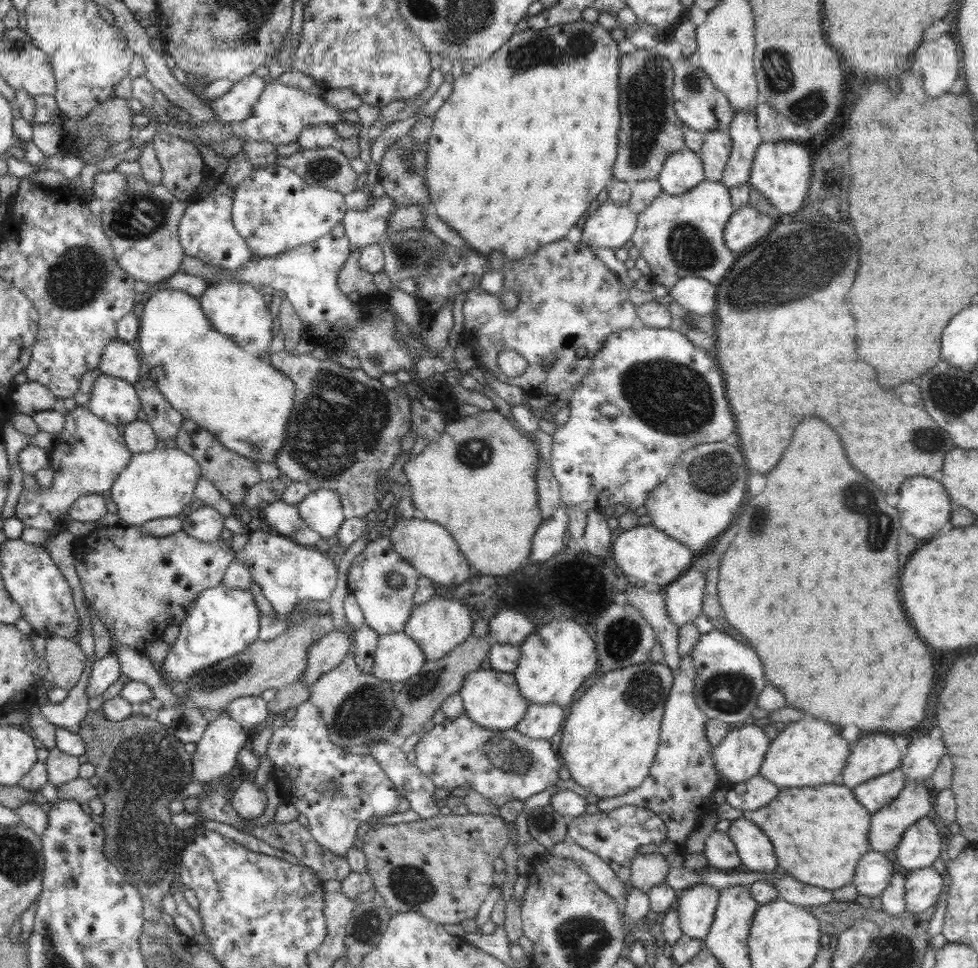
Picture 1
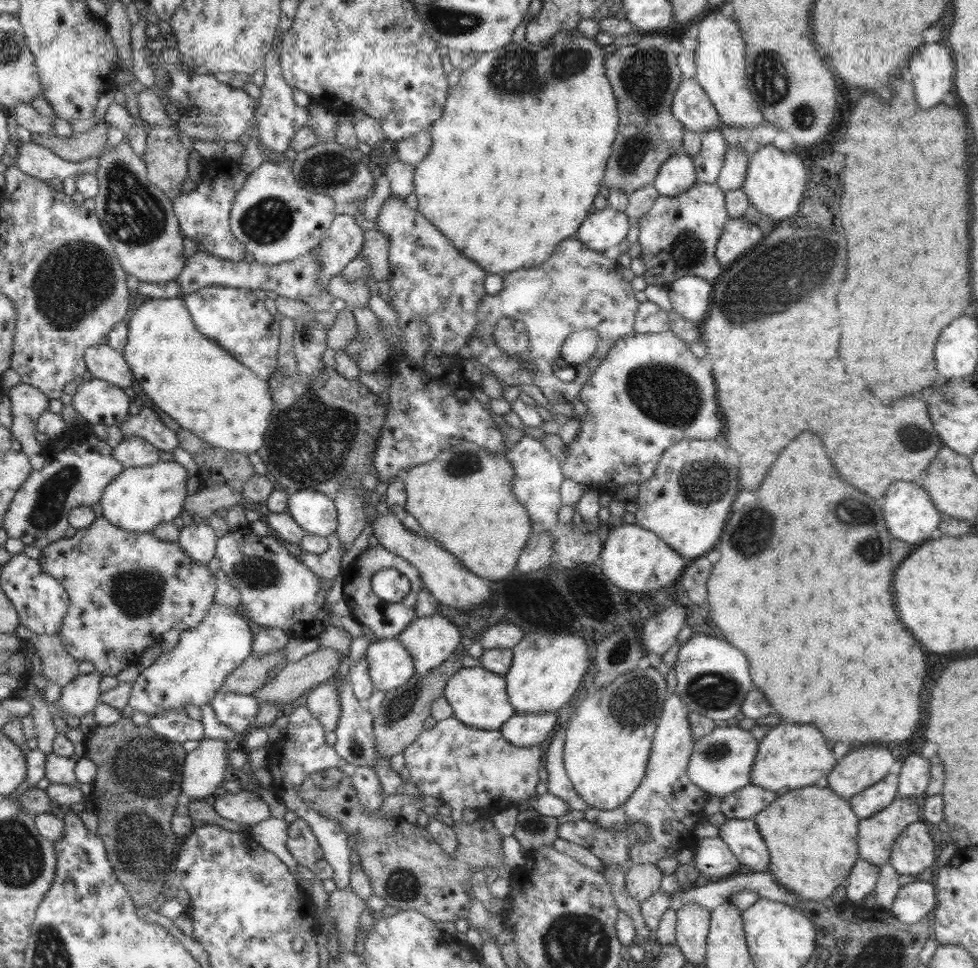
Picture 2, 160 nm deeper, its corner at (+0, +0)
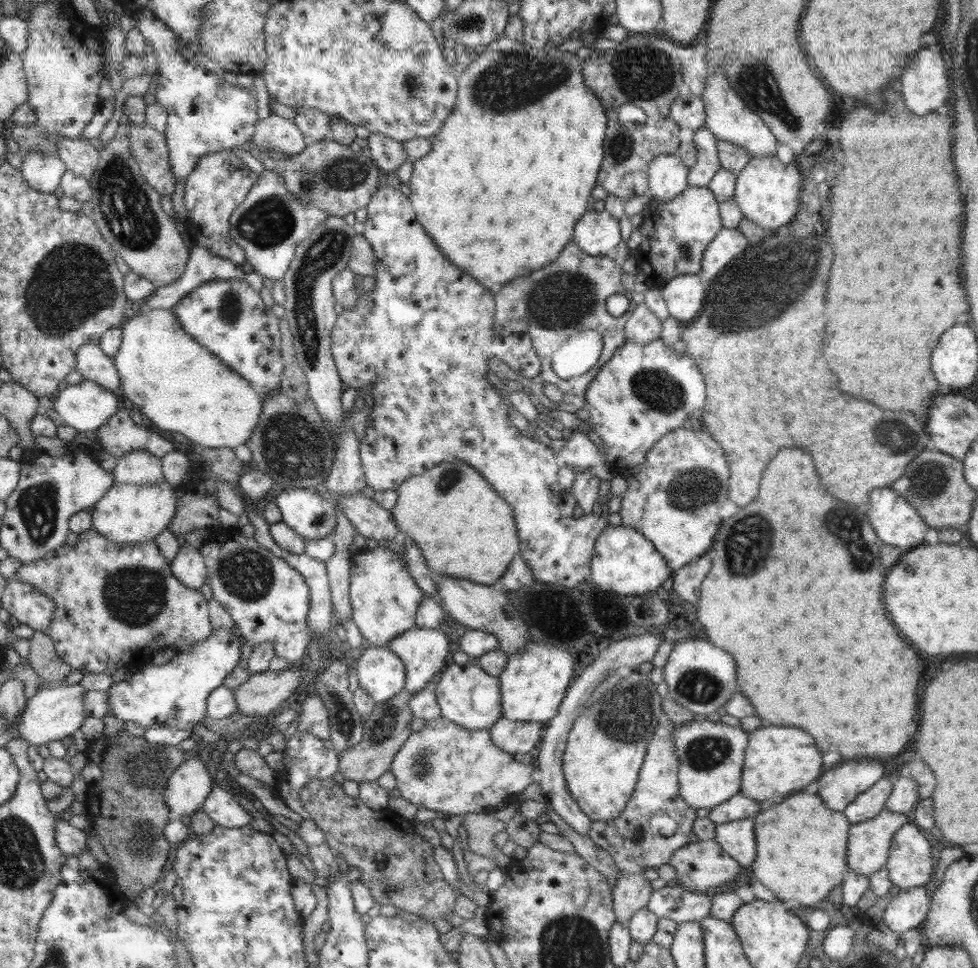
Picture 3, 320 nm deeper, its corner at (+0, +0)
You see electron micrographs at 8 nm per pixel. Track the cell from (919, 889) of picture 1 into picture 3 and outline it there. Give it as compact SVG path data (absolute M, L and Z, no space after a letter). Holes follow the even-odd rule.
M930 886L902 890L889 900L882 922L890 930L903 934L907 930L918 928L925 921L930 905Z

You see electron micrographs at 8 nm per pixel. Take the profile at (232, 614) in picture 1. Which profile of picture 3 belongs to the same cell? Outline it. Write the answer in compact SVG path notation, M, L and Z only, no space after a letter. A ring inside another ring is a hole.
M212 630L208 639L196 643L188 651L177 653L167 664L142 664L132 678L114 683L107 690L110 716L125 723L134 722L145 730L163 725L170 729L193 731L206 717L208 695L238 667L242 644L242 639L233 630Z

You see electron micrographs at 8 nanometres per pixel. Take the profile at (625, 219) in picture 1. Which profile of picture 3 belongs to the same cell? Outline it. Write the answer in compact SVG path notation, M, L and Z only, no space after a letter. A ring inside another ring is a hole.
M587 210L576 221L573 242L594 257L614 253L622 242L618 221L606 210Z

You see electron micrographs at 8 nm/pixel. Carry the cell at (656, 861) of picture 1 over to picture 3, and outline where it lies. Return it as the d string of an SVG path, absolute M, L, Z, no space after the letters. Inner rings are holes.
M619 874L611 889L616 921L629 921L635 912L647 906L652 893L652 885L644 878L644 874Z

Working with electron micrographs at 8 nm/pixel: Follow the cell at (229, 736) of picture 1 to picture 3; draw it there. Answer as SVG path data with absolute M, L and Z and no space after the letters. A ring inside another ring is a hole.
M194 752L169 776L163 792L172 818L191 816L213 789L207 764Z

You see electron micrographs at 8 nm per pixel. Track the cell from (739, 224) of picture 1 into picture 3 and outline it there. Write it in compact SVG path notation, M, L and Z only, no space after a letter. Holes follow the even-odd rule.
M722 227L708 244L702 258L702 268L698 275L702 281L714 278L734 258L737 258L748 246L748 239L737 228Z

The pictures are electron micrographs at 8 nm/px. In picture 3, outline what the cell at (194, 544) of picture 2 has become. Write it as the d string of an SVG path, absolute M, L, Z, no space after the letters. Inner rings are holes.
M182 544L178 554L171 561L171 571L184 586L198 589L207 579L204 557L198 548Z

